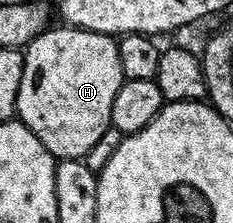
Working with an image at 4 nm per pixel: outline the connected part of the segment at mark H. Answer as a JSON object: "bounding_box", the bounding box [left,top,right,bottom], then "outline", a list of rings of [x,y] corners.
{"bounding_box":[16,25,123,160],"outline":[[[54,25],[24,48],[16,115],[51,155],[59,160],[82,159],[111,127],[112,101],[123,82],[115,36]]]}

